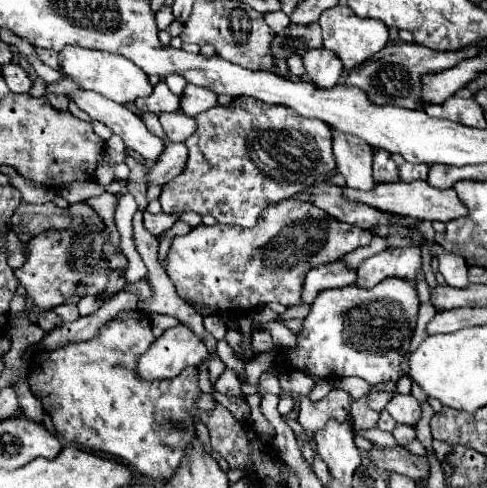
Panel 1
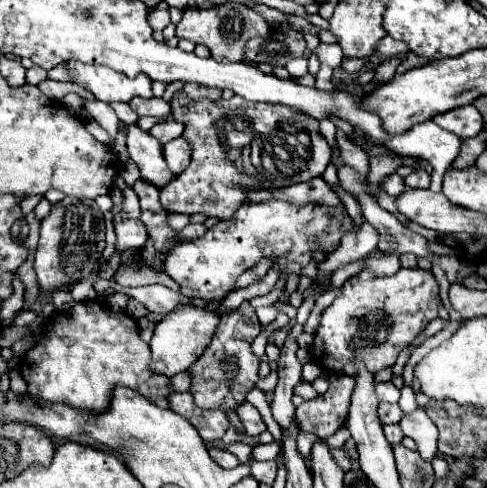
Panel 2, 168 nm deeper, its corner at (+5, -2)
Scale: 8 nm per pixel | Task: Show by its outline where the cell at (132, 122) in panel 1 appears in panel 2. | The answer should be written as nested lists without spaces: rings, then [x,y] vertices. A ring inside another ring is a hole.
[[[136,125],[126,127],[126,143],[128,143],[128,153],[130,159],[138,165],[142,181],[148,181],[150,185],[162,189],[172,181],[176,175],[168,169],[164,155],[162,155],[162,145],[150,135],[140,131]]]

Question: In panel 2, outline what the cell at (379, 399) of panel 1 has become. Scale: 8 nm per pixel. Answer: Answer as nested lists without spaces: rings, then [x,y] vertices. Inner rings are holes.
[[[390,381],[378,383],[376,385],[376,395],[378,395],[380,401],[388,401],[388,403],[398,403],[398,399],[400,399],[400,391]]]

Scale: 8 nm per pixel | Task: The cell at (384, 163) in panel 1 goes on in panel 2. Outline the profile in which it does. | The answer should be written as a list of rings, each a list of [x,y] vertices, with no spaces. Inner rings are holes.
[[[394,173],[394,175],[386,177],[386,181],[382,181],[382,189],[384,189],[390,197],[398,197],[398,195],[406,189],[406,185],[404,185],[404,179]]]

